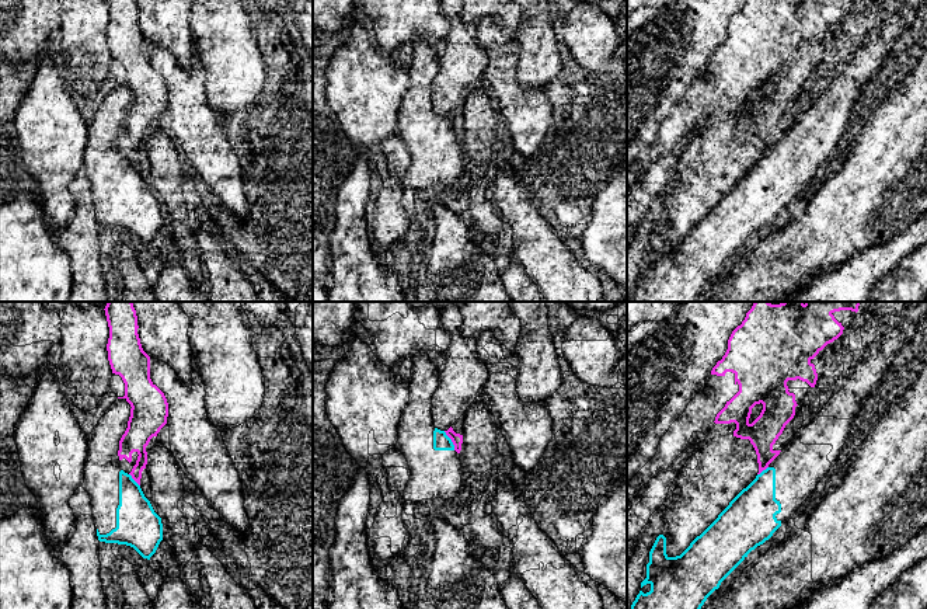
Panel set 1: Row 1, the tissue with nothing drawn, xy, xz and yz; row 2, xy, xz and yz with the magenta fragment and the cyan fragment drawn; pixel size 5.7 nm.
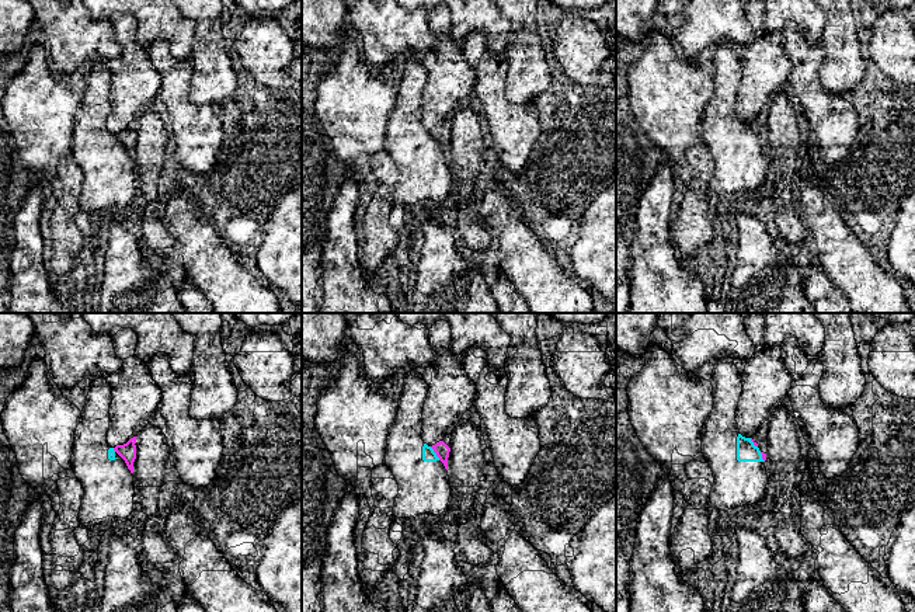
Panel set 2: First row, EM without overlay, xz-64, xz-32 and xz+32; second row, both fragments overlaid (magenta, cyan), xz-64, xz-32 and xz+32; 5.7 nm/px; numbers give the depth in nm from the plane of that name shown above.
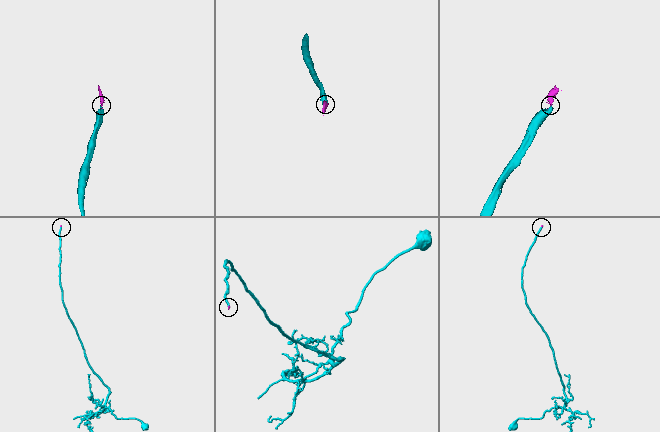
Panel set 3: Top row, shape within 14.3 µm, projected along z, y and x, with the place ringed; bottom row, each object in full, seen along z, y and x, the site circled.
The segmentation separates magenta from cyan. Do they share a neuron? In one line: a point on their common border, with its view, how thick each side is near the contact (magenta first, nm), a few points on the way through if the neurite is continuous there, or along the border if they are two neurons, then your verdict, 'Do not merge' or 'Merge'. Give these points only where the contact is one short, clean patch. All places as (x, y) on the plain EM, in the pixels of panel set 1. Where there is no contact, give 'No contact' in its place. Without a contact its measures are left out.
Touches magenta at xz (452, 126). Thickness 60 nm (magenta) against 100 nm. Boundary: xz (443, 117), (455, 135). Do not merge

